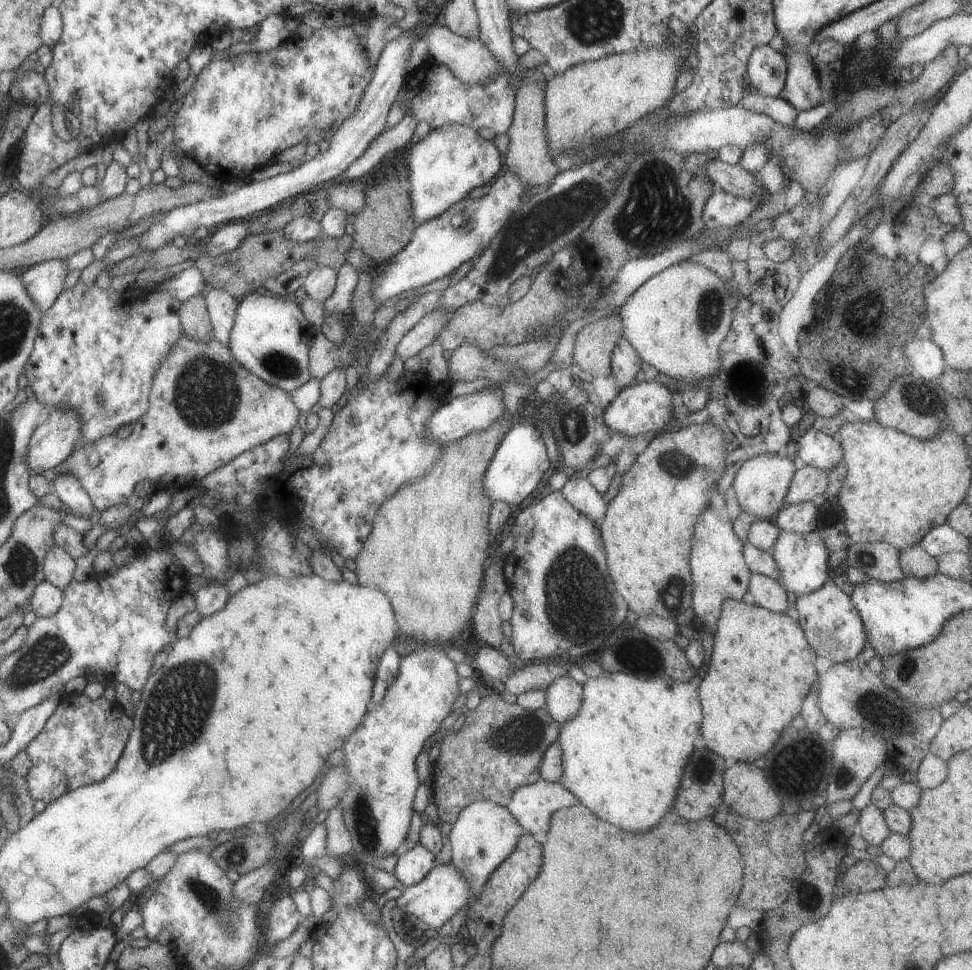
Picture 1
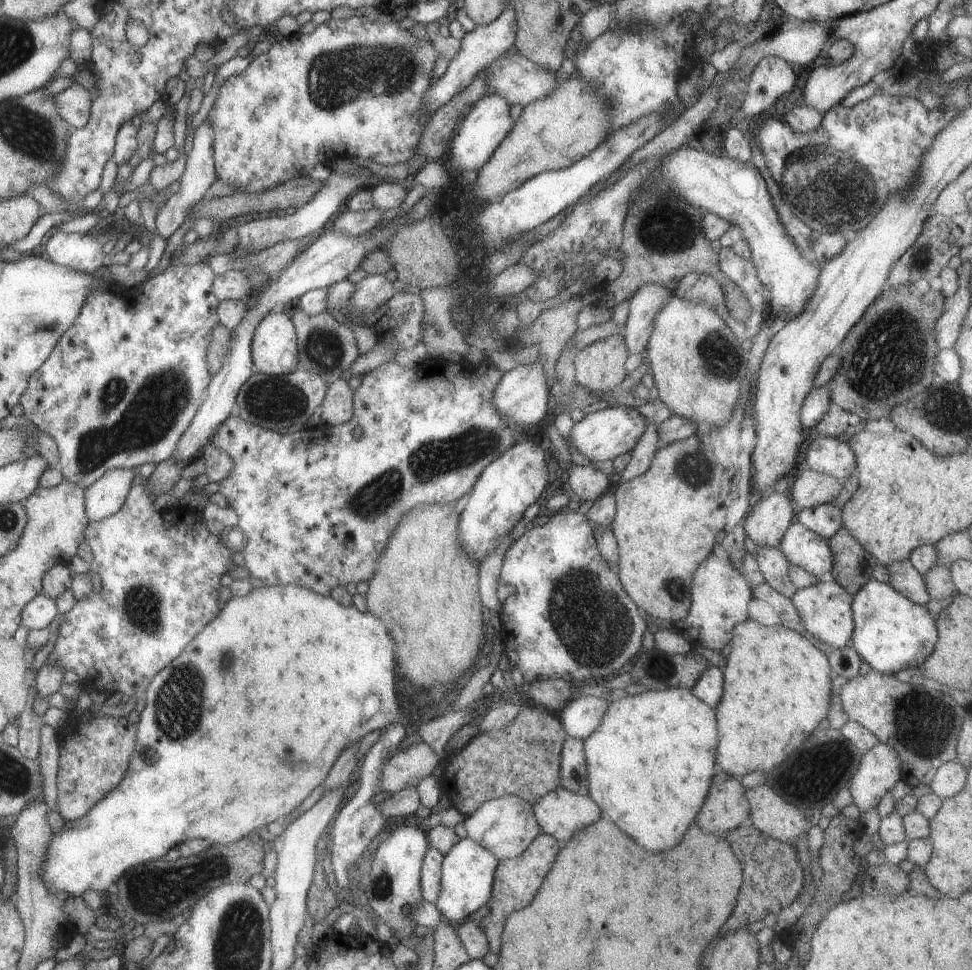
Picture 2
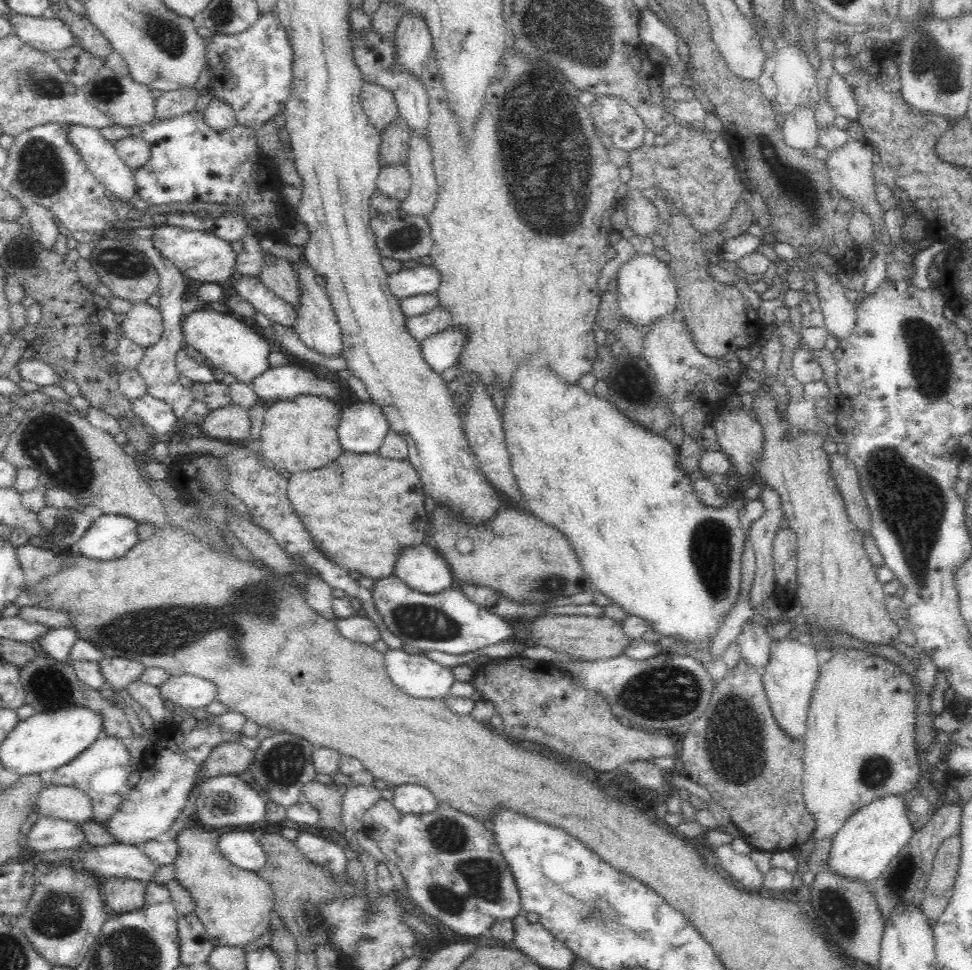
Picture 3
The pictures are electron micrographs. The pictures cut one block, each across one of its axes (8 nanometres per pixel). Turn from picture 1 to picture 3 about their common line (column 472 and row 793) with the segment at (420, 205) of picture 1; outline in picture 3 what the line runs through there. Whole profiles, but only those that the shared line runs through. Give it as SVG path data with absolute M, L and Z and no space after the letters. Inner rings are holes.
M174 720L160 725L158 739L154 738L150 749L144 752L141 777L135 787L123 799L118 810L104 822L109 834L120 844L141 846L144 841L154 840L172 828L172 823L186 806L189 792L204 783L197 774L209 757L212 747L224 742L240 742L242 735L224 730L217 722L197 720L191 732L180 730Z

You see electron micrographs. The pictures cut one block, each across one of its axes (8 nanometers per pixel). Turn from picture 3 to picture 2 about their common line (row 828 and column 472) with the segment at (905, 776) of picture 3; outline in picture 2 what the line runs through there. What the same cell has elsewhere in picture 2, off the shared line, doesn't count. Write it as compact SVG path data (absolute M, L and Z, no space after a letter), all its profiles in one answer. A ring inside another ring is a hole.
M504 795L502 798L490 799L481 804L474 814L466 816L464 823L467 836L489 848L500 861L520 856L541 833L533 806L521 796Z

